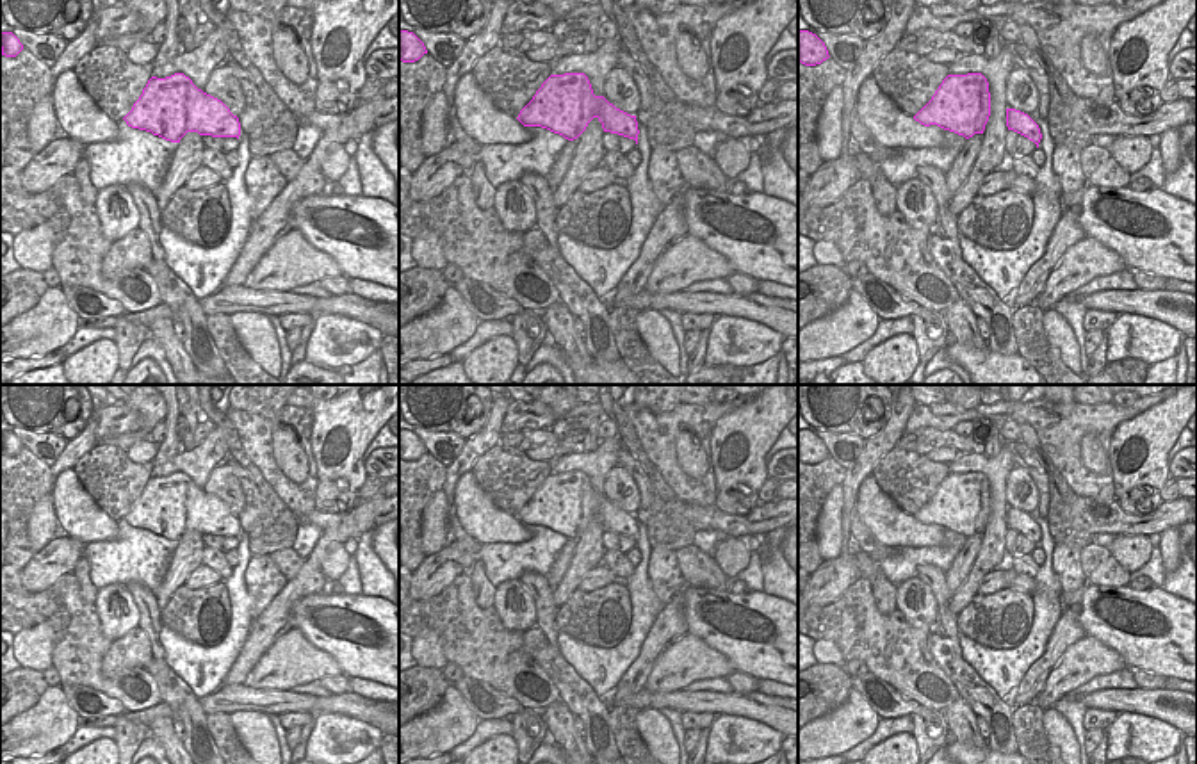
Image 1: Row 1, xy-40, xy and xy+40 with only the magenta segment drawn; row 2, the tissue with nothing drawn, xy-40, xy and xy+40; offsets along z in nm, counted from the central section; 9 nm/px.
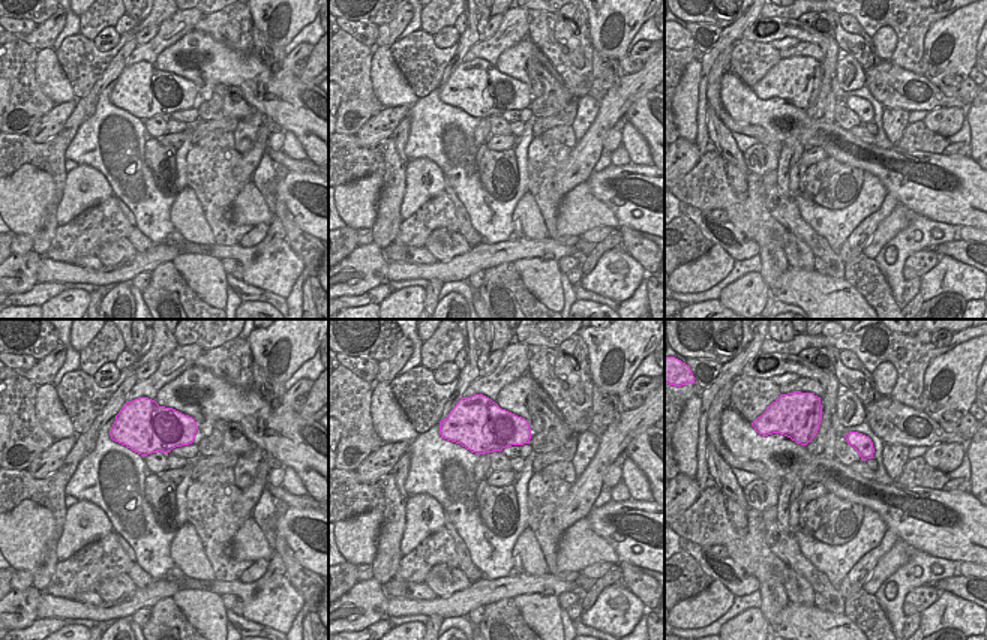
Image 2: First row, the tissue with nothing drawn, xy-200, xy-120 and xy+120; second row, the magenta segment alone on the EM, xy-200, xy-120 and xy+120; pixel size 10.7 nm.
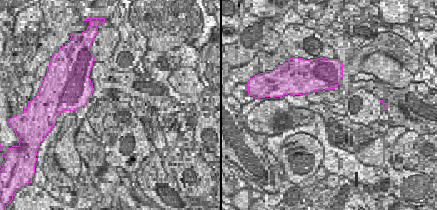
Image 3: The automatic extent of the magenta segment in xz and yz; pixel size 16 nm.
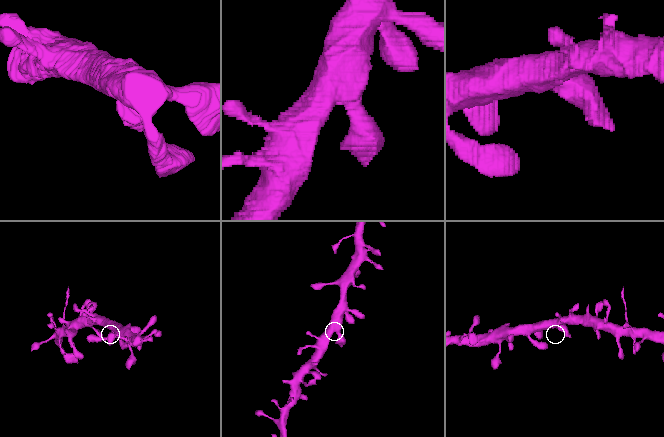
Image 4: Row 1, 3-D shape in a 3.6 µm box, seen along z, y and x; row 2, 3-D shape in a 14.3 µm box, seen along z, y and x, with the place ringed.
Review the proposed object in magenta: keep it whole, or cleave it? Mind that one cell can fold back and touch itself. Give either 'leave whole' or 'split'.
leave whole

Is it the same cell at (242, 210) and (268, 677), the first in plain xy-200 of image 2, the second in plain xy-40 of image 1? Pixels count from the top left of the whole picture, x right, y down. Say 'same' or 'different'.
same

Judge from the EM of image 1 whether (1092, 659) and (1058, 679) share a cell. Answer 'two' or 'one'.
one

